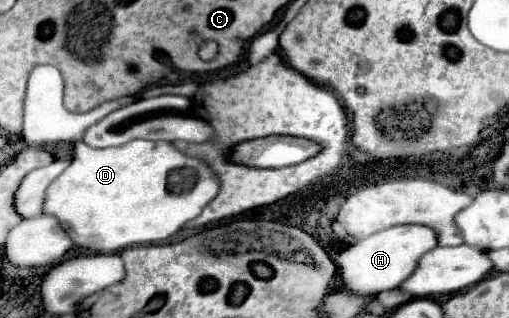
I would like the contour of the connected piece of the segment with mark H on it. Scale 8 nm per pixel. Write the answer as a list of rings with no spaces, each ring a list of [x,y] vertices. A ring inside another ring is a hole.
[[[395,226],[353,244],[345,244],[345,248],[337,254],[335,280],[341,290],[347,290],[357,296],[375,296],[383,290],[393,290],[407,276],[413,274],[417,260],[421,254],[437,246],[437,234],[427,226]]]

